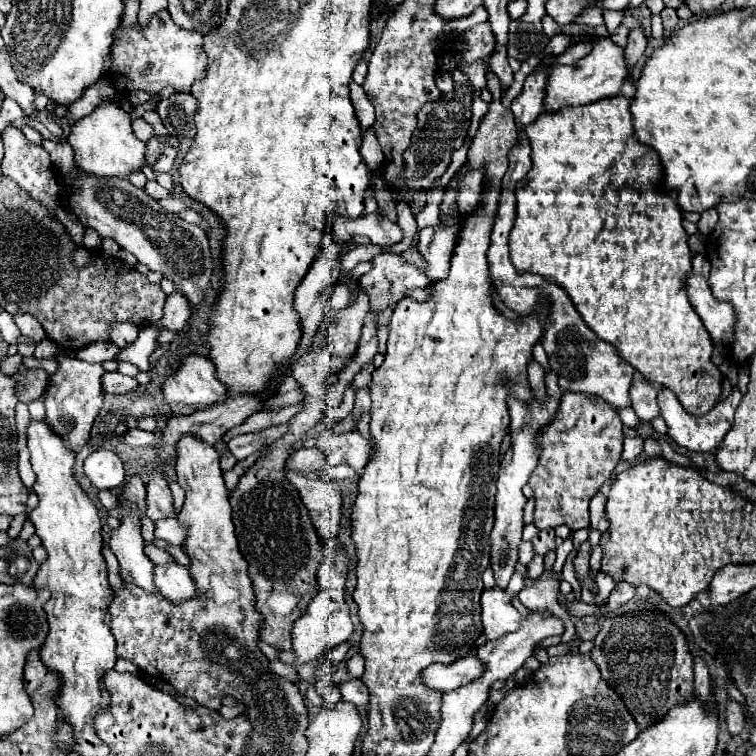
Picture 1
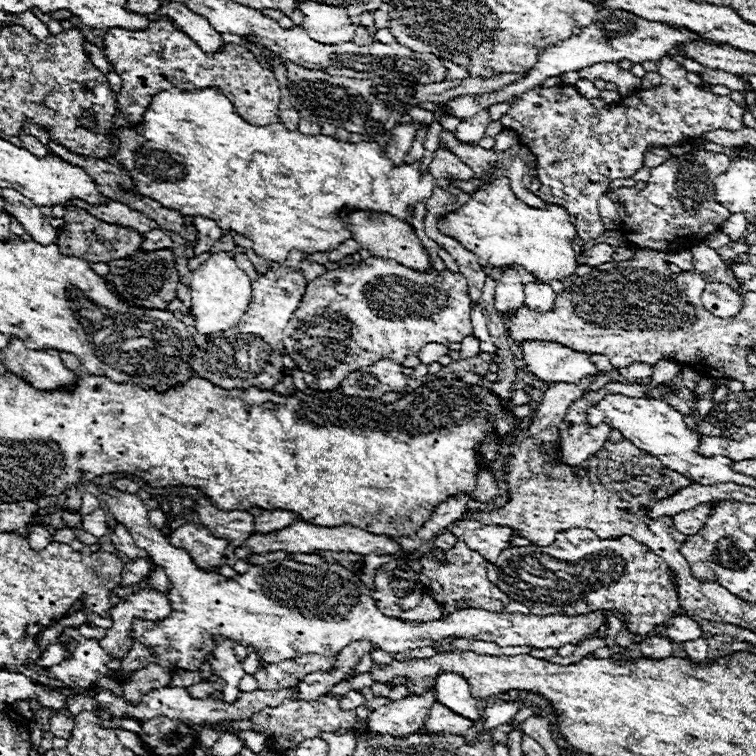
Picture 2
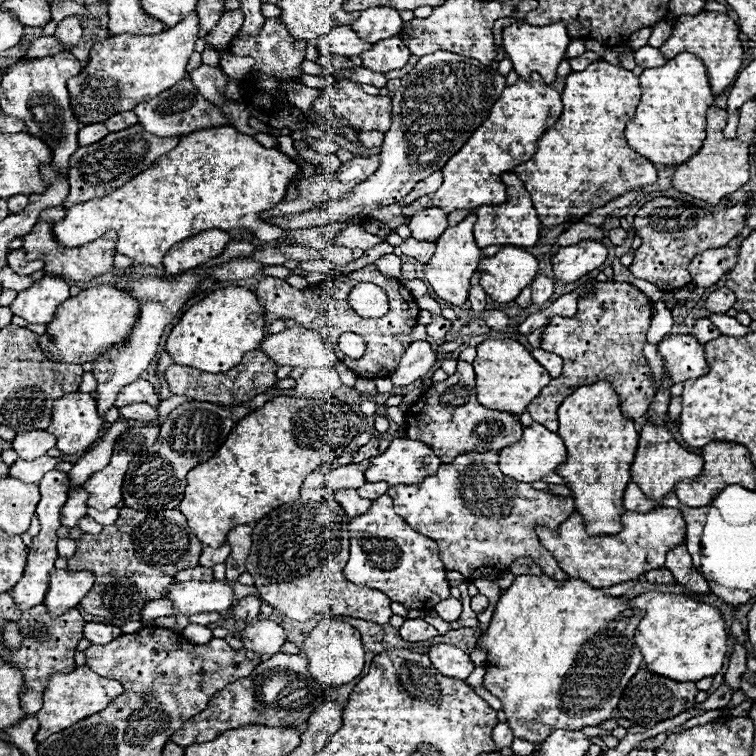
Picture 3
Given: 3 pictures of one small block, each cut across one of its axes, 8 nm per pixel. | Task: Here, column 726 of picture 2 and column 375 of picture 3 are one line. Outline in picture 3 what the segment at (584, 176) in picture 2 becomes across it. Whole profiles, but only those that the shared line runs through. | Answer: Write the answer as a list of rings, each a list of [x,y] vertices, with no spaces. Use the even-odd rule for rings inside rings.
[[[338,80],[336,86],[326,88],[324,96],[314,102],[314,110],[320,116],[344,118],[362,132],[386,132],[392,118],[392,100],[370,96],[350,80]]]

